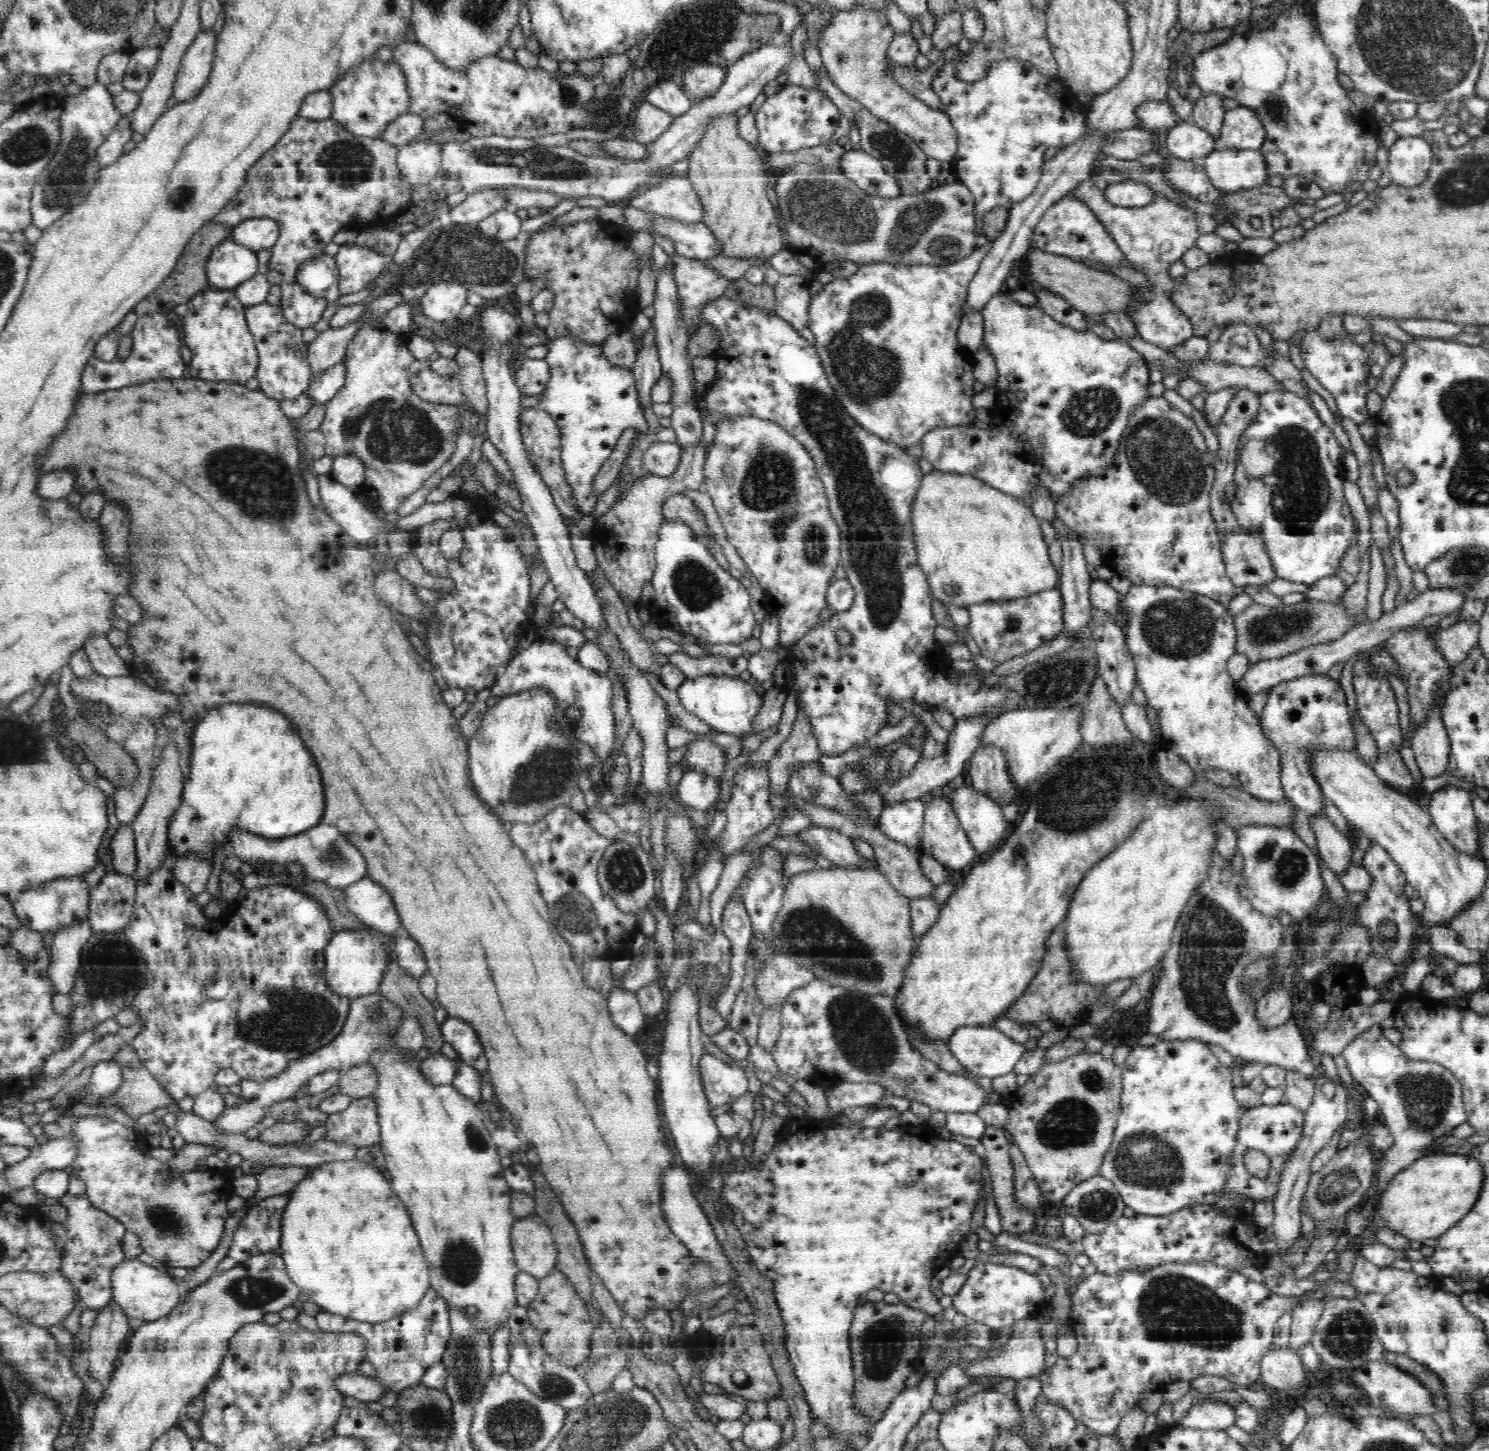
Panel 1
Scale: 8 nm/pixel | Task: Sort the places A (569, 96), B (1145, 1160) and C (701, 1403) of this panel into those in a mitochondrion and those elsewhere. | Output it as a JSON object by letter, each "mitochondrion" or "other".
{"A":"mitochondrion","B":"mitochondrion","C":"other"}

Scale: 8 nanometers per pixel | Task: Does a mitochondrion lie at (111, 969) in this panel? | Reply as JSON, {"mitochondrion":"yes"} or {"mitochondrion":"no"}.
{"mitochondrion":"yes"}

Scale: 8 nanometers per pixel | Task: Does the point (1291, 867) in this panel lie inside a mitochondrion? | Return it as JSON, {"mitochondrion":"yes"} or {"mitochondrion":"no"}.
{"mitochondrion":"yes"}

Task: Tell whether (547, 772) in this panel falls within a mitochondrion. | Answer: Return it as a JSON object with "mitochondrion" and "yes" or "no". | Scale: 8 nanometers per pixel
{"mitochondrion":"yes"}

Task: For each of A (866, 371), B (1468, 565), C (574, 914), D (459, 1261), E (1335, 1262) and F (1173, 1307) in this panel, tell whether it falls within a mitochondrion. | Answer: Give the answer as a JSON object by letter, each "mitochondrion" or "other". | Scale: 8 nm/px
{"A":"mitochondrion","B":"mitochondrion","C":"mitochondrion","D":"mitochondrion","E":"other","F":"mitochondrion"}

